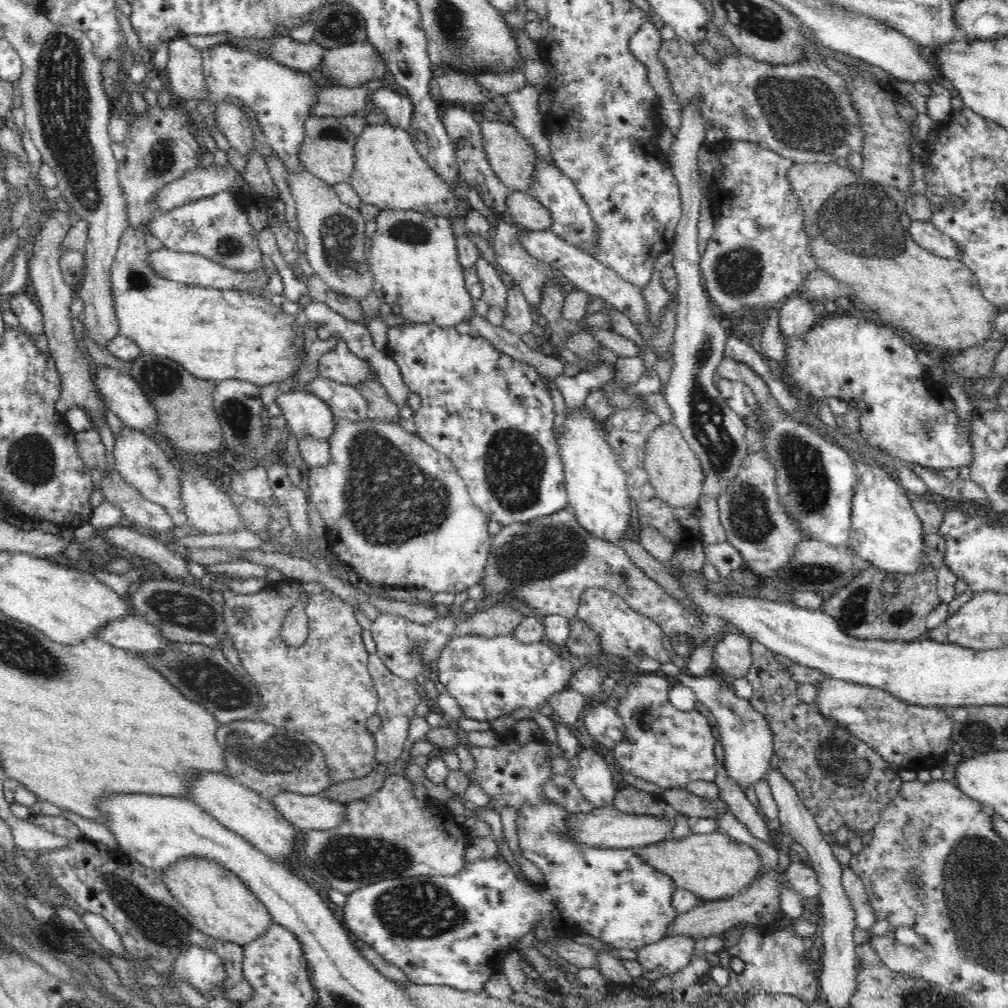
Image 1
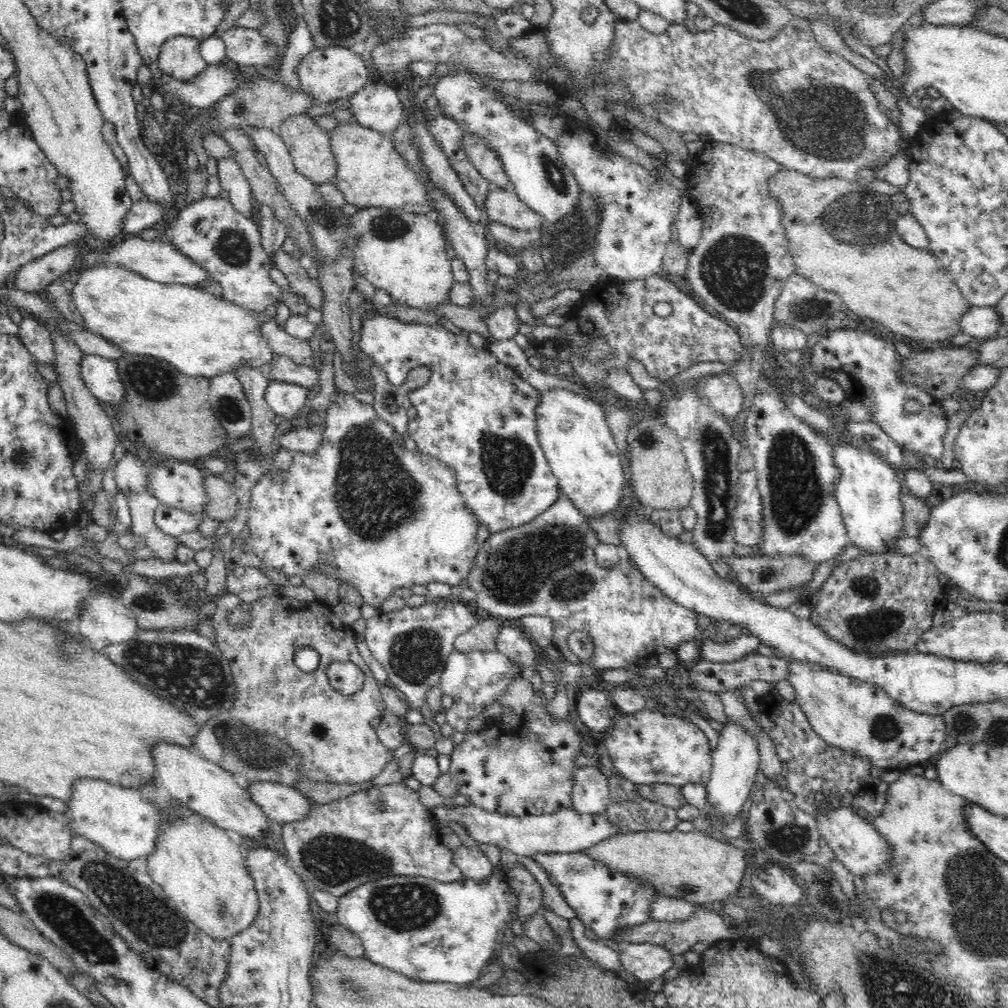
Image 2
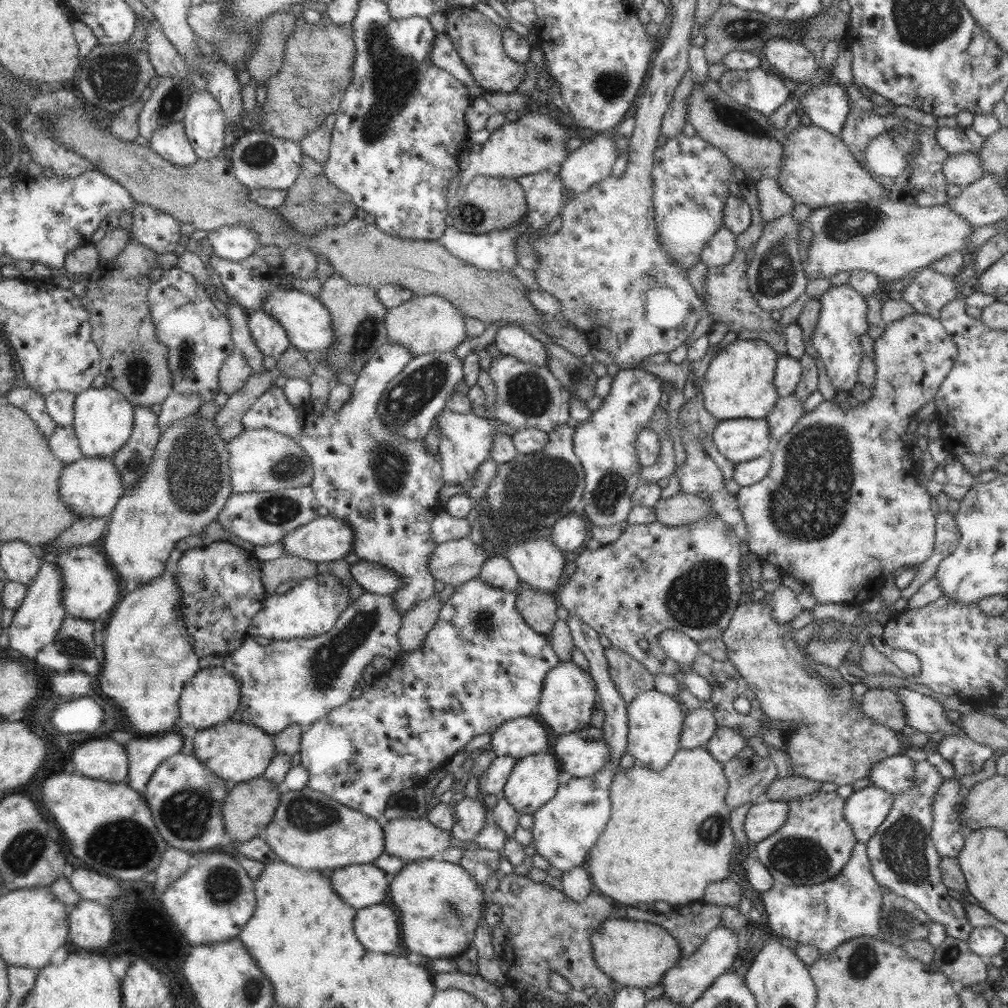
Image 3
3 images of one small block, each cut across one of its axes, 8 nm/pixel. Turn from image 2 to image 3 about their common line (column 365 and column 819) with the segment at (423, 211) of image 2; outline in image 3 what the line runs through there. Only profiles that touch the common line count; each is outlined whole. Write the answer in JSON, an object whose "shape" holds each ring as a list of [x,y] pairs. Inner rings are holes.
{"shape":[[[814,125],[802,126],[797,130],[794,133],[787,130],[785,162],[777,179],[780,188],[794,201],[816,209],[884,197],[886,187],[863,168],[840,136]]]}

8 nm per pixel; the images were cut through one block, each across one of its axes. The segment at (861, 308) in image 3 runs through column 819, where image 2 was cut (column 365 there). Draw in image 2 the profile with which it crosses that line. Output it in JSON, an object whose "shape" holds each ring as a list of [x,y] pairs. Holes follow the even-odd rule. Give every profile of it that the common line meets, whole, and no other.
{"shape":[[[370,312],[370,314],[362,314],[362,328],[357,335],[356,346],[359,348],[361,358],[372,358],[373,364],[378,365],[384,369],[387,374],[387,381],[390,385],[401,386],[405,383],[410,370],[418,368],[418,366],[428,366],[432,371],[430,381],[426,382],[422,388],[415,389],[409,392],[408,397],[410,404],[414,405],[417,410],[416,420],[410,421],[407,426],[407,432],[416,442],[420,453],[430,455],[430,457],[438,457],[442,463],[448,464],[448,467],[454,469],[454,478],[456,479],[456,489],[462,493],[462,498],[466,501],[466,507],[478,517],[478,522],[484,524],[486,528],[490,529],[491,534],[495,532],[522,526],[540,516],[546,509],[549,509],[556,500],[558,500],[558,492],[560,487],[558,484],[558,477],[550,470],[550,465],[544,455],[544,449],[538,443],[538,400],[540,400],[540,391],[532,384],[525,382],[519,374],[510,365],[500,362],[498,358],[492,355],[488,345],[484,347],[474,347],[469,341],[468,337],[460,334],[450,332],[442,325],[435,327],[434,325],[414,324],[402,322],[389,316],[384,316],[381,312]]]}

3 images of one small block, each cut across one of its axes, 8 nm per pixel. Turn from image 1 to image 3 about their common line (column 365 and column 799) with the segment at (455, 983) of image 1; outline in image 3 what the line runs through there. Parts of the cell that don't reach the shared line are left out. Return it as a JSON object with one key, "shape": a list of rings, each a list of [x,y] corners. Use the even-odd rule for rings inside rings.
{"shape":[[[856,843],[851,858],[844,865],[841,872],[830,880],[808,886],[785,886],[777,882],[766,892],[759,894],[764,902],[764,912],[768,916],[767,925],[772,930],[772,936],[784,938],[790,945],[812,944],[820,949],[820,956],[828,955],[840,943],[856,936],[870,936],[882,938],[880,932],[880,911],[882,911],[882,891],[870,868],[870,860],[866,852],[866,845]]]}

